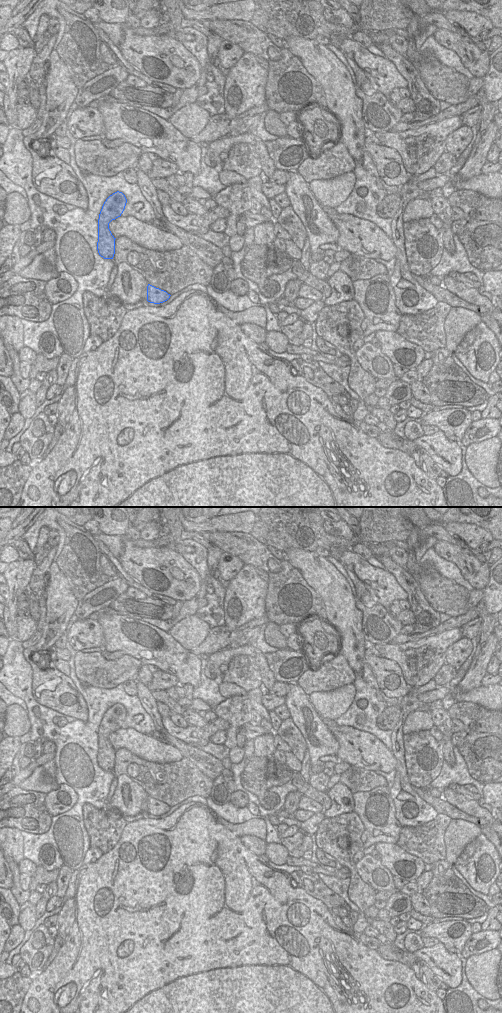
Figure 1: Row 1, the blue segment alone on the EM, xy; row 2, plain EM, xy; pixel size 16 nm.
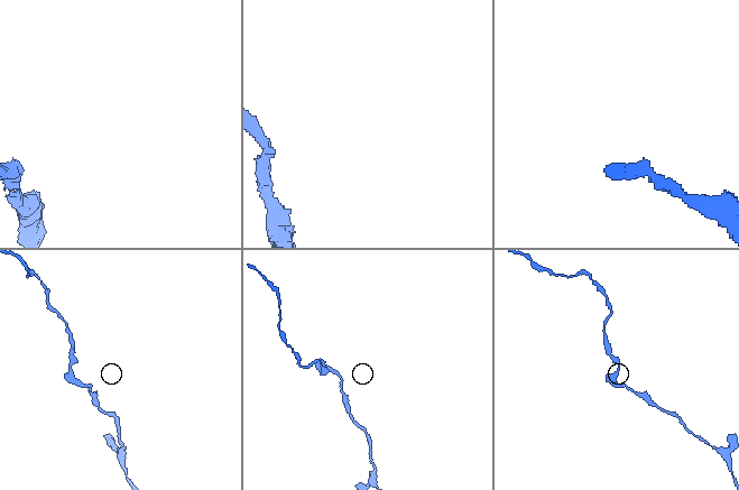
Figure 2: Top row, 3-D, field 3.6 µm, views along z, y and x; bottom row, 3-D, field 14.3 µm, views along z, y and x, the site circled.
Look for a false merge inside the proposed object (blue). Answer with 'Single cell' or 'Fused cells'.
Single cell.

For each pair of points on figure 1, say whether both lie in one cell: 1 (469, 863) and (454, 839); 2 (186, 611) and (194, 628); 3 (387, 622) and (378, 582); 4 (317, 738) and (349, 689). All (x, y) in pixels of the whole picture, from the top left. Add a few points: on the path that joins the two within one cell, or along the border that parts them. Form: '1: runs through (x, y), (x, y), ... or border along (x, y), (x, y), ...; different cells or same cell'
1: border along (479, 835), (465, 847), (453, 864); different cells
2: border along (195, 613), (181, 619), (172, 627); different cells
3: border along (376, 603), (379, 603), (390, 613); different cells
4: border along (308, 698), (320, 718); different cells

